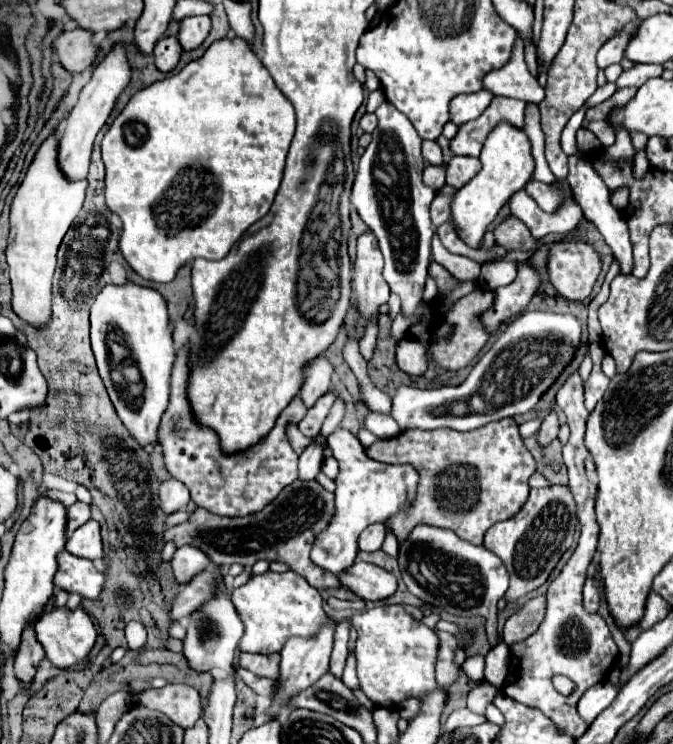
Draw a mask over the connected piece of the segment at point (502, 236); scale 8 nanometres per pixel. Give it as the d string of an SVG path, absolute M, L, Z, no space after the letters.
M508 216L500 226L494 228L494 238L500 246L508 250L532 250L538 244L530 236L530 230L526 228L526 224L514 216Z

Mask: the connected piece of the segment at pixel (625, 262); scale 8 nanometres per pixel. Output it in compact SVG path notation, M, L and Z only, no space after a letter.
M580 152L570 156L568 160L570 160L570 174L568 174L566 180L570 182L574 198L584 212L584 218L590 220L598 228L598 232L604 236L606 244L612 248L614 258L620 266L620 274L626 274L626 276L632 274L632 268L634 268L634 264L632 264L632 244L630 244L628 224L624 222L624 216L610 204L610 192L604 186L604 182L600 182L600 178L596 178L596 172L592 170L592 166L588 166L588 160Z

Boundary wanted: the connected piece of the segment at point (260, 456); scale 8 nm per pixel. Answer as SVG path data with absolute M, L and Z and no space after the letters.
M182 348L172 368L170 406L164 412L160 424L160 446L164 448L164 460L168 472L186 484L196 506L206 508L212 514L234 518L260 512L276 498L276 494L280 494L288 484L292 484L298 478L298 454L292 450L288 442L286 428L288 424L298 424L304 418L306 406L300 402L300 396L296 396L294 402L290 402L288 408L282 410L272 432L256 448L250 448L244 454L226 456L220 450L216 432L194 424L184 394L186 386L188 386L188 354L186 348Z

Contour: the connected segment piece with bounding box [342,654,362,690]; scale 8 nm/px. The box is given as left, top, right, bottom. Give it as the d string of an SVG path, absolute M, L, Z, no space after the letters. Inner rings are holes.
M354 654L348 656L348 664L346 664L346 668L344 668L344 676L342 676L342 680L346 682L348 688L362 690L362 688L360 688L360 682L358 682L358 676L356 676L356 658L354 658Z

